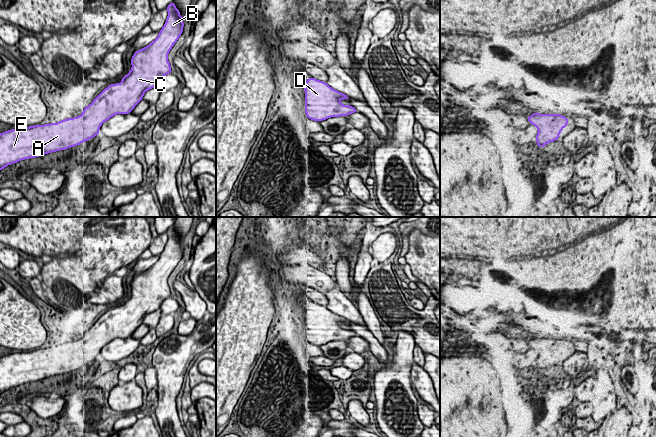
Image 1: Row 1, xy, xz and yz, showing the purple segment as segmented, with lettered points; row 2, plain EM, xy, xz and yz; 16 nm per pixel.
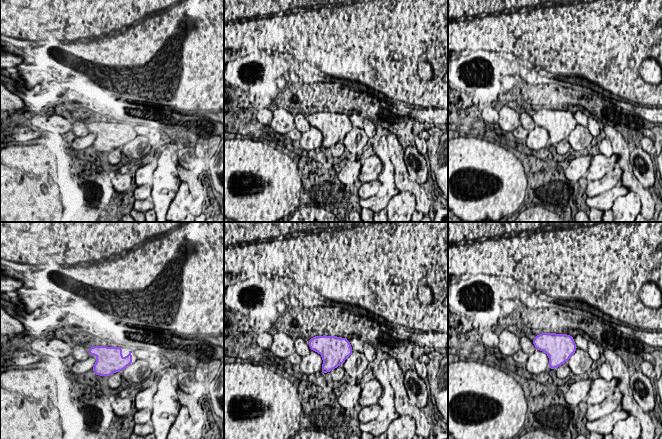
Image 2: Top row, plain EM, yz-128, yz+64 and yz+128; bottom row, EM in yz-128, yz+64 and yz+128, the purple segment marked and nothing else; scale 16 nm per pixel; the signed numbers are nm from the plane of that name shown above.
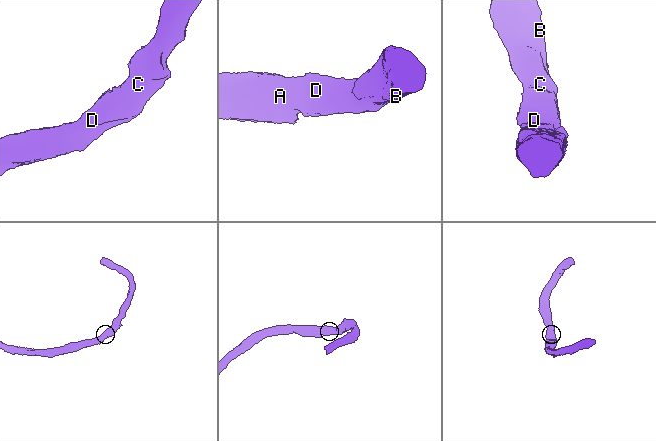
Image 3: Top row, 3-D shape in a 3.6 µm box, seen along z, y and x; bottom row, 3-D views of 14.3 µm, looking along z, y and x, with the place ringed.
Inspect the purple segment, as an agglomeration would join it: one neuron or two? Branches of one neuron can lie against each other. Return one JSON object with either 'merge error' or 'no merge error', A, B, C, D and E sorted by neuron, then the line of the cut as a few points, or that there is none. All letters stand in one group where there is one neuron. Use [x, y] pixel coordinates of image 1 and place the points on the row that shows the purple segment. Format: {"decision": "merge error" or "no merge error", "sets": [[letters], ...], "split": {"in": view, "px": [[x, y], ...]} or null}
{"decision": "no merge error", "sets": [["A", "B", "C", "D", "E"]], "split": null}

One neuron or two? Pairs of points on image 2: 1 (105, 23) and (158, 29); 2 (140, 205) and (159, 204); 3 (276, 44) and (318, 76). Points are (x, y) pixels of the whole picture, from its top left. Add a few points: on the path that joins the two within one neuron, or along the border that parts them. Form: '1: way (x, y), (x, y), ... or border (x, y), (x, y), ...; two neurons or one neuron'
1: border (123, 25), (119, 29), (101, 34); two neurons
2: border (152, 203), (154, 208); two neurons
3: border (309, 68), (318, 68), (326, 74); two neurons

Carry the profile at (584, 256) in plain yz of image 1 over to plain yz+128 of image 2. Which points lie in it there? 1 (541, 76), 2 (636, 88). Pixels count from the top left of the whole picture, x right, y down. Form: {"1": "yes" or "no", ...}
{"1": "no", "2": "yes"}

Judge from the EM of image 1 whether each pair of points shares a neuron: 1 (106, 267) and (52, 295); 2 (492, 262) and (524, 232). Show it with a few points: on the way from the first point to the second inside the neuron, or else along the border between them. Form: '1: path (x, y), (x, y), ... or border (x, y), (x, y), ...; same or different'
1: path (93, 271), (83, 276), (71, 276), (65, 282); same
2: border (535, 244), (529, 245), (515, 255), (511, 255); different

